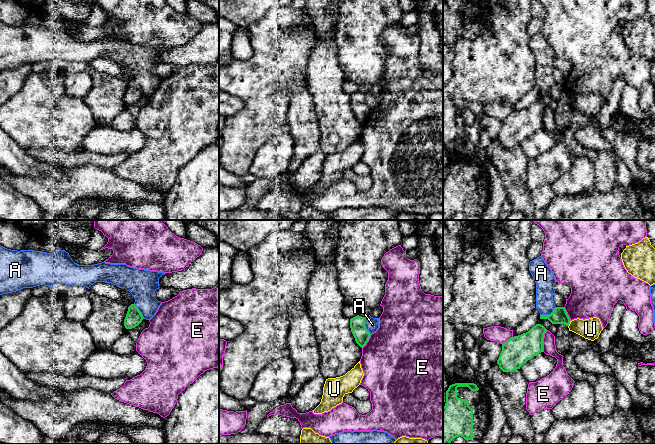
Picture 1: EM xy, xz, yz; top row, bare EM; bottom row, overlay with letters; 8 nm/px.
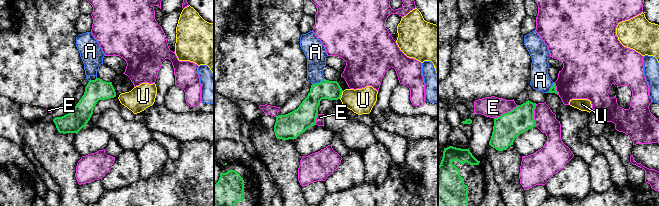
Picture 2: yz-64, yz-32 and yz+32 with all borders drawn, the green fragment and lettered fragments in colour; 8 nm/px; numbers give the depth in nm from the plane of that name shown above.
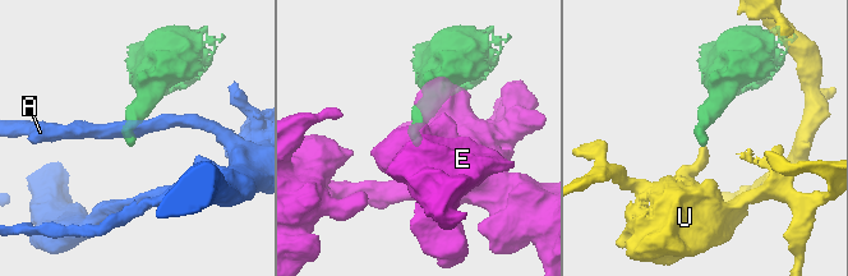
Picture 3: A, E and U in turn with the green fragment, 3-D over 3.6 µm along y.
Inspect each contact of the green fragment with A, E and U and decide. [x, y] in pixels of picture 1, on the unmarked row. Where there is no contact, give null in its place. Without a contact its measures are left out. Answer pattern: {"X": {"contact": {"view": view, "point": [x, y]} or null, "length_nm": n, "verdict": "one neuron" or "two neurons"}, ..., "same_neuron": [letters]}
{"A": {"contact": {"view": "xz", "point": [364, 102]}, "length_nm": 150, "verdict": "two neurons"}, "E": {"contact": {"view": "yz", "point": [542, 117]}, "length_nm": 180, "verdict": "two neurons"}, "U": {"contact": {"view": "yz", "point": [569, 99]}, "length_nm": 50, "verdict": "two neurons"}, "same_neuron": []}

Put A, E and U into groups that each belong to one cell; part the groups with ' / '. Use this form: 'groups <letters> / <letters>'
groups A / E / U

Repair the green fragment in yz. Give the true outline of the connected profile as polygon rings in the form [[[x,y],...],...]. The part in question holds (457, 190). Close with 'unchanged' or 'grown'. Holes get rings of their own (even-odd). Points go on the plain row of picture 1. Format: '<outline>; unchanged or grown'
[[[455,159],[446,167],[443,220],[458,212],[481,216],[489,200],[489,178],[474,159]]]; grown

